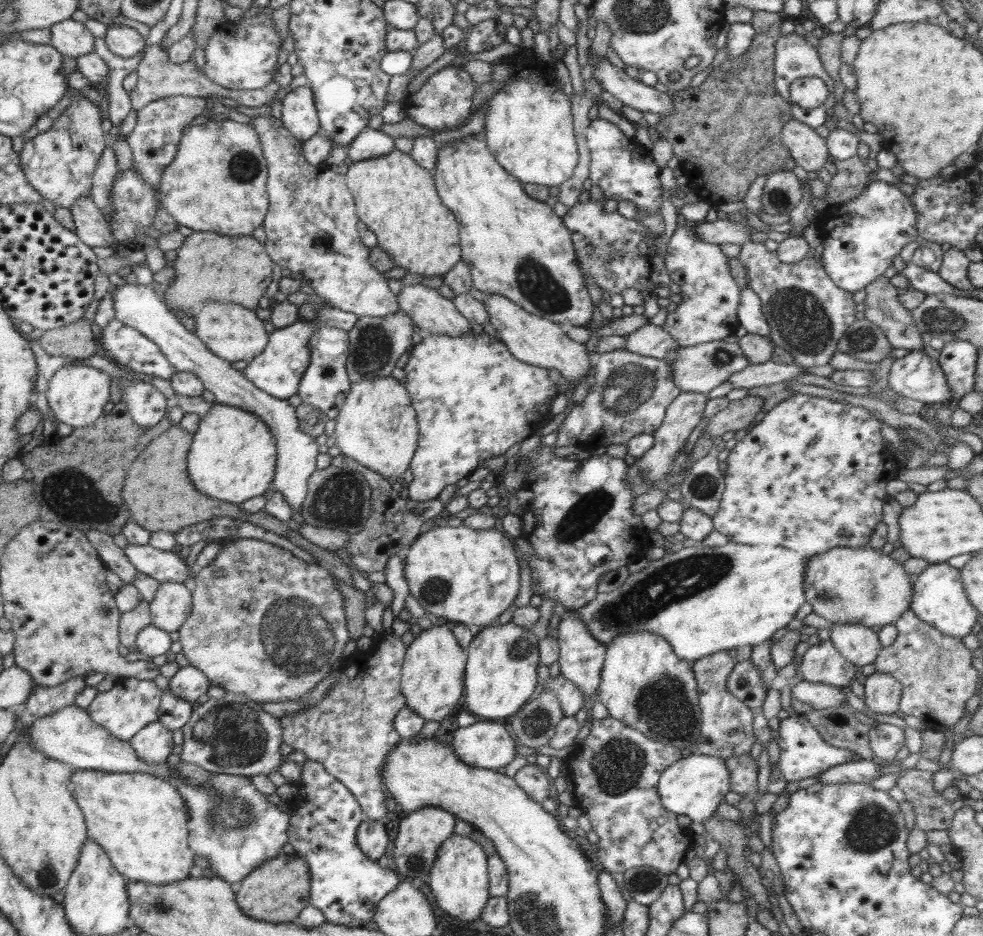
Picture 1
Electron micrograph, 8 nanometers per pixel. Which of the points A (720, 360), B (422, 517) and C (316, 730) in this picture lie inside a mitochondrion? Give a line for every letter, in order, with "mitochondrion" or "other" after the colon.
A: mitochondrion
B: other
C: mitochondrion

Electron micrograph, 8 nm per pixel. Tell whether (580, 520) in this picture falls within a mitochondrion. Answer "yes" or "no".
yes

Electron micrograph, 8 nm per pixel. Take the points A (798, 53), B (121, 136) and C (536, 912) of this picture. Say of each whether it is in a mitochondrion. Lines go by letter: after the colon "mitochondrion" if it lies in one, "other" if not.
A: other
B: other
C: mitochondrion

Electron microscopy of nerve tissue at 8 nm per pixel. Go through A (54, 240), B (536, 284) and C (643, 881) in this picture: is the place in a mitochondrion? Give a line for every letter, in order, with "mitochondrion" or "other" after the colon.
A: other
B: mitochondrion
C: mitochondrion

